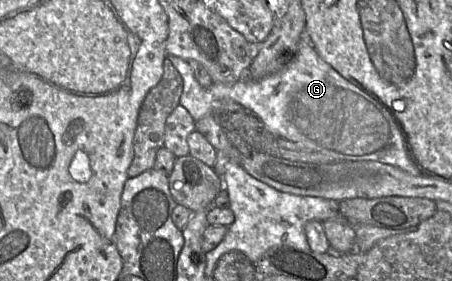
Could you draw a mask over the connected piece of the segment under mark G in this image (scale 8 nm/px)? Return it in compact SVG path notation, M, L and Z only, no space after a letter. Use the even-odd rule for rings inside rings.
M304 32L301 35L301 40L299 44L299 49L296 54L294 60L282 71L279 71L275 74L269 75L265 78L255 80L250 78L246 75L244 78L234 82L234 83L212 83L209 87L201 86L198 81L196 80L192 67L190 64L177 56L167 55L168 59L171 60L175 68L180 73L182 80L183 80L183 91L180 97L179 104L182 105L190 115L193 117L195 122L200 120L201 118L213 114L214 111L218 108L218 103L222 103L221 100L232 100L241 104L243 107L248 109L252 112L259 120L267 127L267 129L274 135L292 141L298 145L303 146L305 149L321 153L329 158L335 158L336 160L351 160L351 161L359 161L359 160L371 160L371 161L378 161L384 164L395 166L409 174L412 175L419 175L418 169L415 167L414 163L409 159L406 146L404 141L403 133L393 117L390 110L382 104L378 99L364 91L363 89L359 88L355 84L351 83L347 79L345 79L342 75L340 75L334 68L332 68L328 63L326 63L317 53L316 49L312 46L309 41L308 35Z

